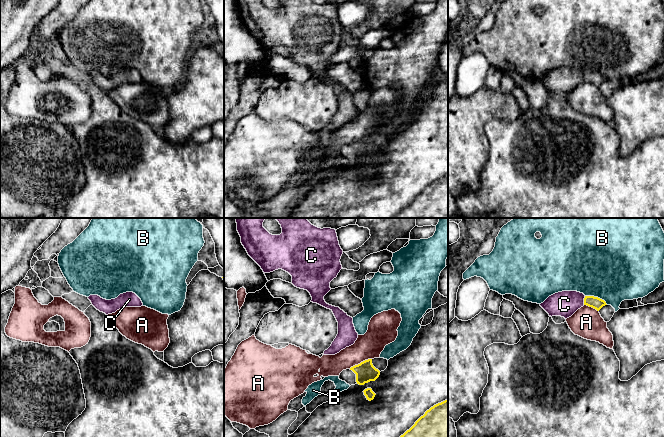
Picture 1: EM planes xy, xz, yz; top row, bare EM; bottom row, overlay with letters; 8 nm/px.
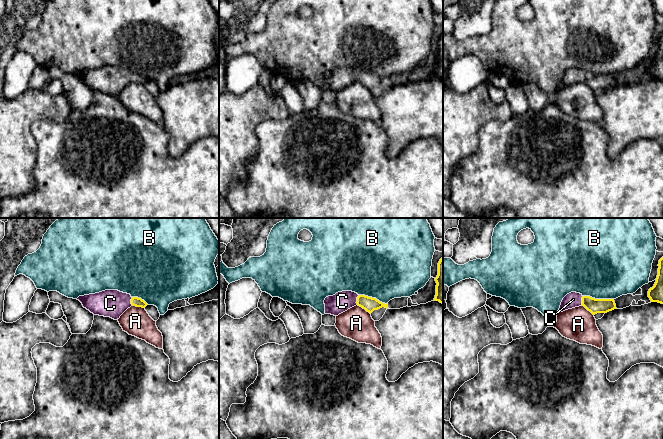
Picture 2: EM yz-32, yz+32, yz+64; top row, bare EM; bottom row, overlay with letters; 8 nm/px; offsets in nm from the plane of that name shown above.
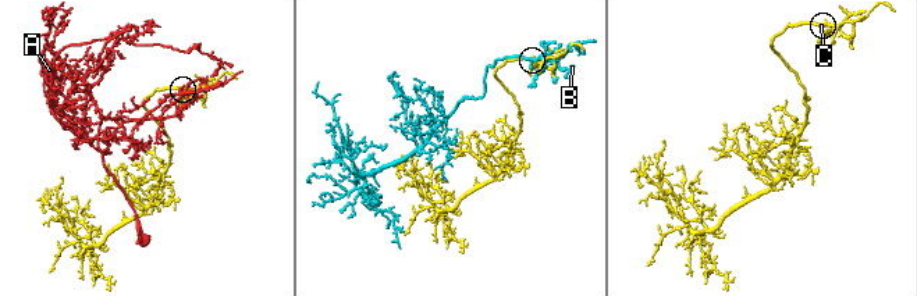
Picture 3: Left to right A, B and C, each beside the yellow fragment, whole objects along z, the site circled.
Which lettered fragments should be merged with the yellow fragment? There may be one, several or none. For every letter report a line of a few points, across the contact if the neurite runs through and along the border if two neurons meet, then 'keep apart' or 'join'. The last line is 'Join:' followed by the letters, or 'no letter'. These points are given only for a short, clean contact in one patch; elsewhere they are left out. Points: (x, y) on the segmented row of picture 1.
A: keep apart
B: keep apart
C: line yz (591, 301), (584, 300), (572, 300), (566, 303); join
Join: C

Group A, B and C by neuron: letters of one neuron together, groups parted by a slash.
A / B / C

